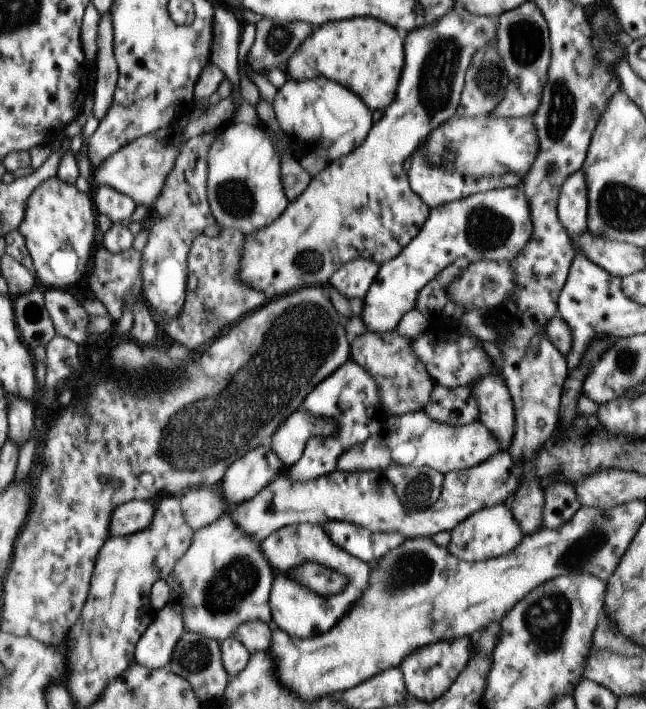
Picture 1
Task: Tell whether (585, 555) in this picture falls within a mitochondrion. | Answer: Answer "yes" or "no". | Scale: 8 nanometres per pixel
yes

